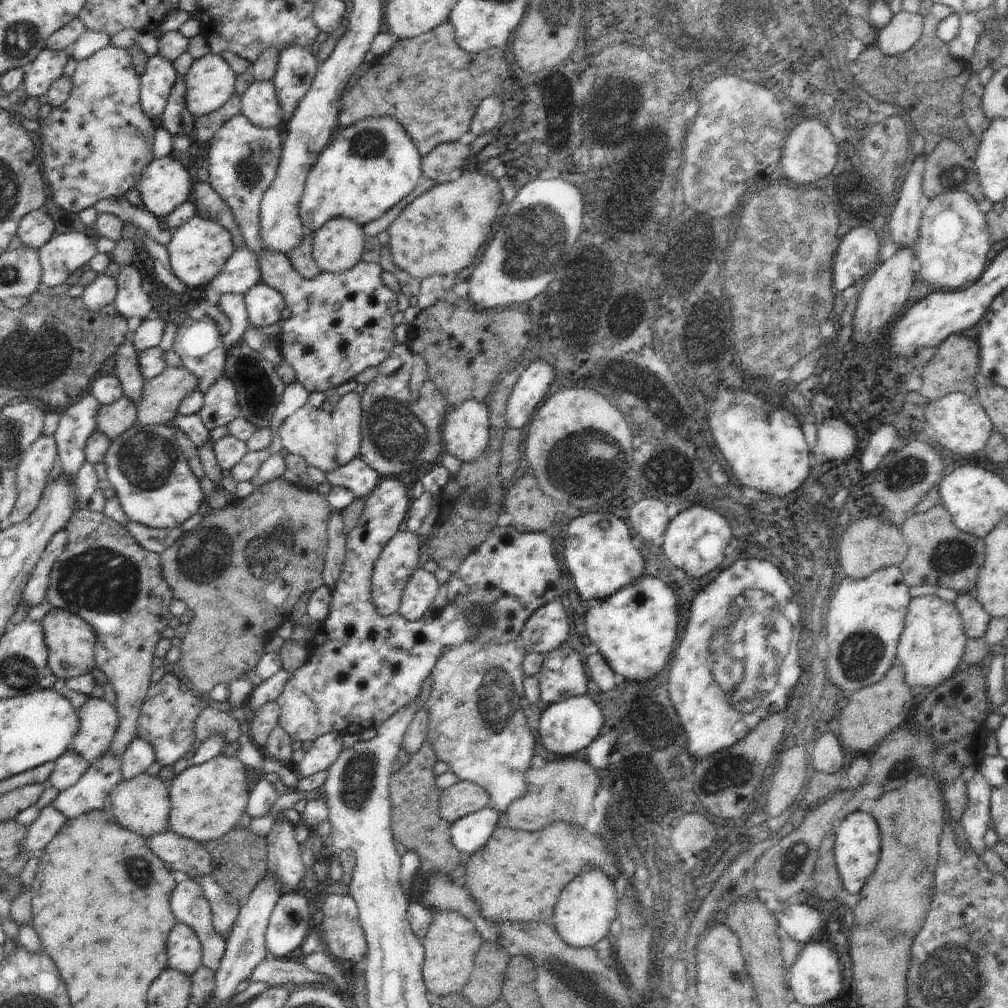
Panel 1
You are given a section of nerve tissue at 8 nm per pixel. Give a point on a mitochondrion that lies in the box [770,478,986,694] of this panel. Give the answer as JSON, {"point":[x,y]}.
{"point":[956,557]}

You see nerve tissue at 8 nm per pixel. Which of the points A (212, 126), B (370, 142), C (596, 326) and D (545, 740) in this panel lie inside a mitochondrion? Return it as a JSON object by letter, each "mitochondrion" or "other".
{"A":"other","B":"mitochondrion","C":"mitochondrion","D":"other"}

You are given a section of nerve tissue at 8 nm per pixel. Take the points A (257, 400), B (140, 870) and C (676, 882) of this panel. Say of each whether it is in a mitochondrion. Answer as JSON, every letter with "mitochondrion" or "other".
{"A":"other","B":"mitochondrion","C":"mitochondrion"}

